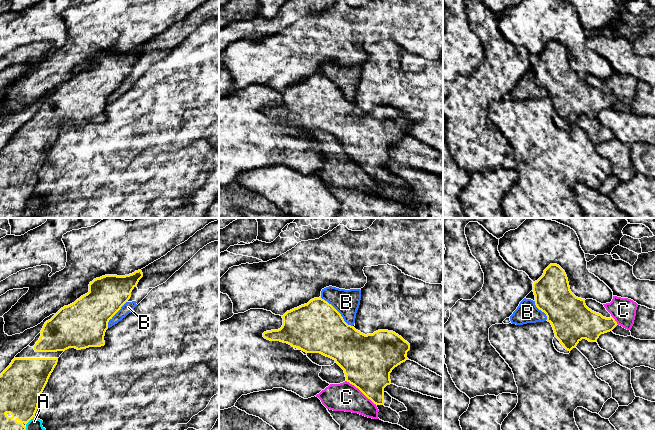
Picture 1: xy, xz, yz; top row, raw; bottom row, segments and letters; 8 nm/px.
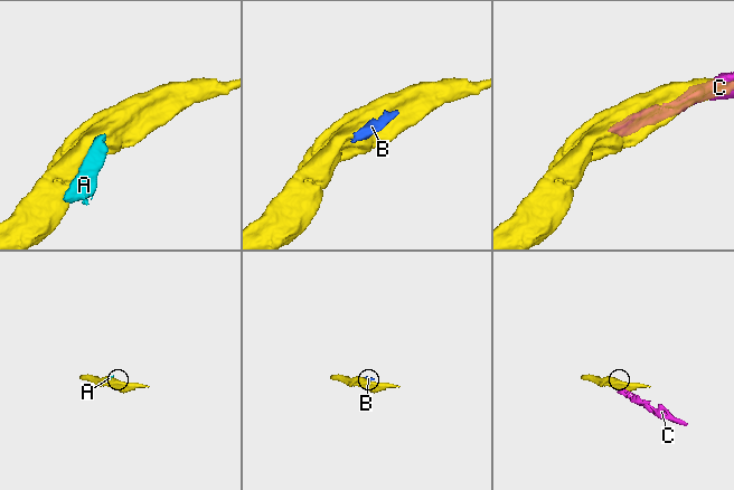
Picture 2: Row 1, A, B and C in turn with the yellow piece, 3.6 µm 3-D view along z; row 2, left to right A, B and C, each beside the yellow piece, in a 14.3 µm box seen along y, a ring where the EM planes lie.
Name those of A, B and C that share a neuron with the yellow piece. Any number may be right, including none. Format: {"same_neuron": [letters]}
{"same_neuron": []}

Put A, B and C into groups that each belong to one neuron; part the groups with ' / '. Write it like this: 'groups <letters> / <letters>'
groups A B / C

